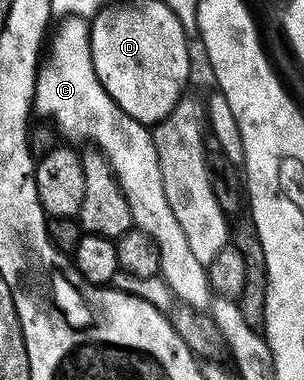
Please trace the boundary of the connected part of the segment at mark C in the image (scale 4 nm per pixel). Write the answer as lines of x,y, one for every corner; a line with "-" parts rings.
66,16
52,33
47,51
37,70
33,87
33,107
38,117
52,123
62,137
86,140
86,145
98,148
107,158
117,185
131,206
134,227
145,232
159,247
160,276
174,297
193,309
208,311
213,301
206,265
199,263
171,206
163,194
163,178
159,174
157,148
150,129
131,118
103,90
91,62
89,41
90,21
81,16

